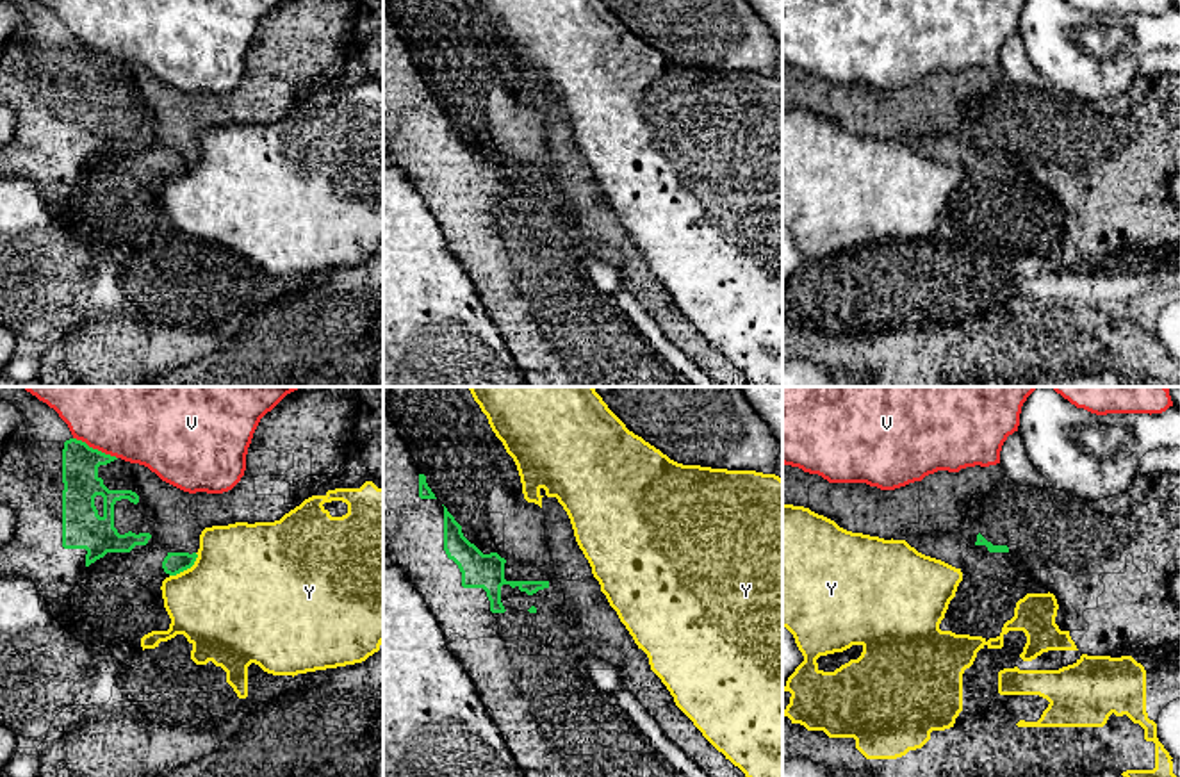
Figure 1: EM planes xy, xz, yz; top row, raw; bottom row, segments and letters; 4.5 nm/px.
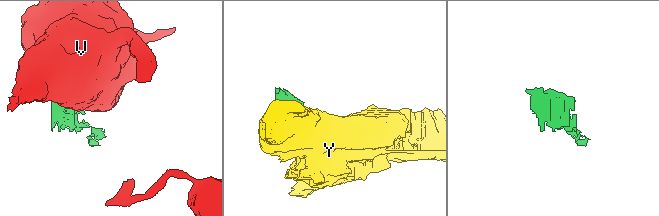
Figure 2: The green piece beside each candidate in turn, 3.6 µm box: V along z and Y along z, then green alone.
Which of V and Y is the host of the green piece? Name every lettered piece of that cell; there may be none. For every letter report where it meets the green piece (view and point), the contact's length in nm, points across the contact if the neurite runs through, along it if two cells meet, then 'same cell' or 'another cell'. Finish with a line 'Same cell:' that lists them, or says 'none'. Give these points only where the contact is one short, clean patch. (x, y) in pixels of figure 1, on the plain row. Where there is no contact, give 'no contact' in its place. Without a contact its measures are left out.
V: xy (95, 50) | 220 nm | another cell
Y: xy (186, 170) | 170 nm | another cell
Same cell: none

